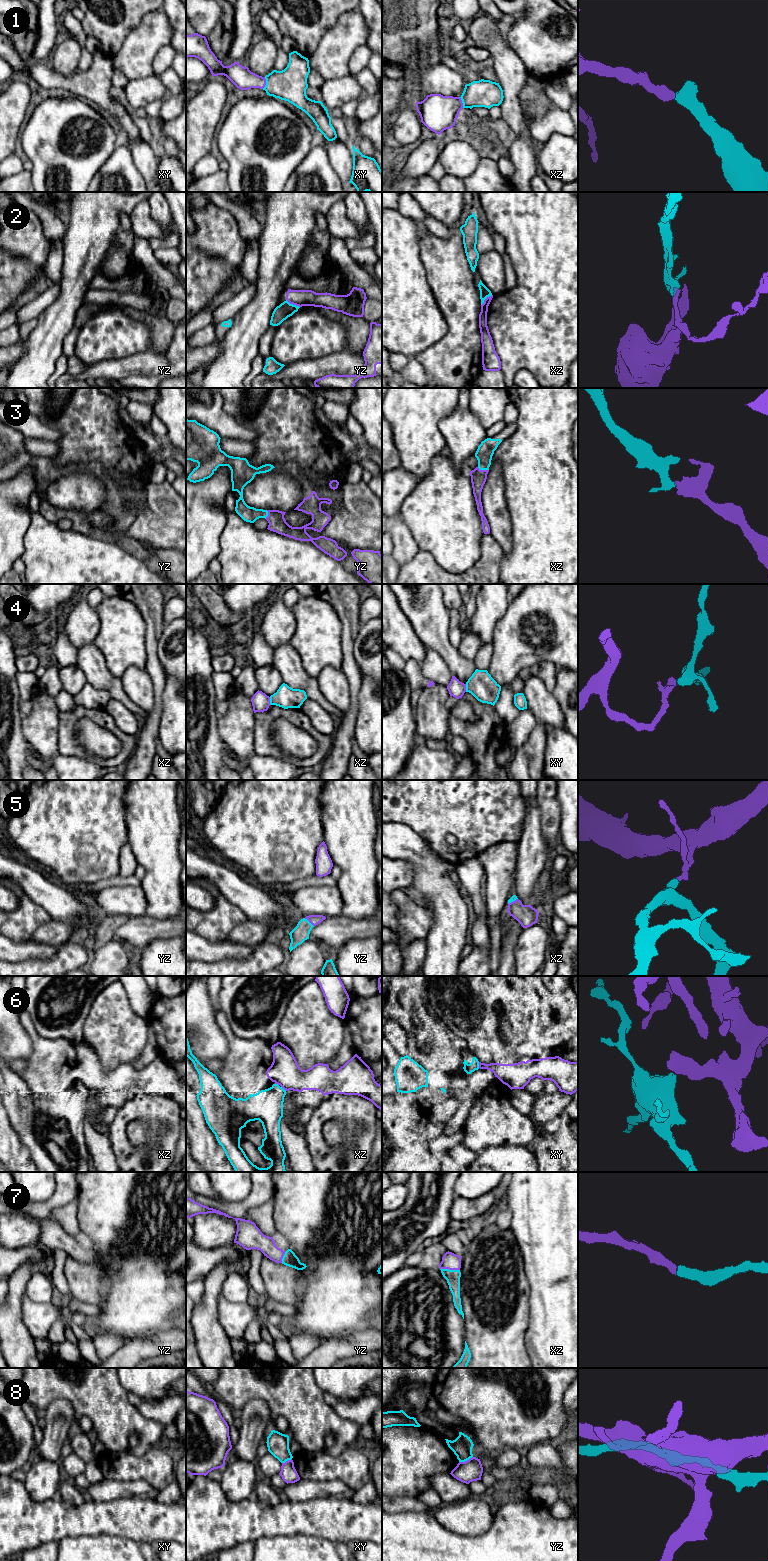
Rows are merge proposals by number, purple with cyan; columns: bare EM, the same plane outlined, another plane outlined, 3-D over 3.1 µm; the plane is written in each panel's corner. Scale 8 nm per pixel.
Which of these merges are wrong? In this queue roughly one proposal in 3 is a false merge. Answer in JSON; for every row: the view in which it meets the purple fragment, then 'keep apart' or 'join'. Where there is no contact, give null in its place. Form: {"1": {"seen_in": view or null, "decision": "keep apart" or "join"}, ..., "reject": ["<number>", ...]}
{"1": {"seen_in": "xy", "decision": "join"}, "2": {"seen_in": "yz", "decision": "keep apart"}, "3": {"seen_in": "xz", "decision": "join"}, "4": {"seen_in": "xz", "decision": "keep apart"}, "5": {"seen_in": "yz", "decision": "join"}, "6": {"seen_in": "xy", "decision": "keep apart"}, "7": {"seen_in": "xz", "decision": "join"}, "8": {"seen_in": "yz", "decision": "keep apart"}, "reject": ["2", "4", "6", "8"]}

